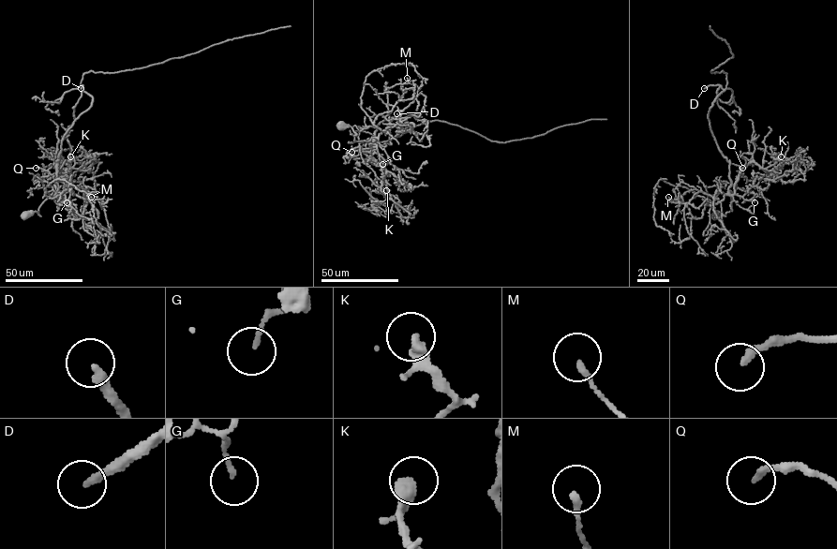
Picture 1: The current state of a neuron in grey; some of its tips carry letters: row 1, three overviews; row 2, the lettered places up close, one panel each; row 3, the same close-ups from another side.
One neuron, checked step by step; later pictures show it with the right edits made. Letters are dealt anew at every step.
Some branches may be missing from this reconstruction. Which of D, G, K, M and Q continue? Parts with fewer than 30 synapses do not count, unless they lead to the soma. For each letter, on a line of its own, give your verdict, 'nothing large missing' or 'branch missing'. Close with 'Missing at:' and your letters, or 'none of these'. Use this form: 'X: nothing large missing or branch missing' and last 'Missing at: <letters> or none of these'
D: branch missing
G: nothing large missing
K: nothing large missing
M: nothing large missing
Q: nothing large missing
Missing at: D

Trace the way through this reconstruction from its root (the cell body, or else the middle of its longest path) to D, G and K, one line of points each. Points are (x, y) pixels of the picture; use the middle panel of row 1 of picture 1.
D: (342, 126), (351, 128), (354, 140), (368, 141), (383, 120), (403, 118), (404, 129), (396, 132), (396, 113)
G: (342, 126), (351, 128), (356, 134), (354, 140), (375, 139), (377, 151), (384, 160), (382, 164)
K: (342, 126), (351, 128), (354, 140), (377, 140), (372, 156), (386, 171), (380, 190), (386, 190)

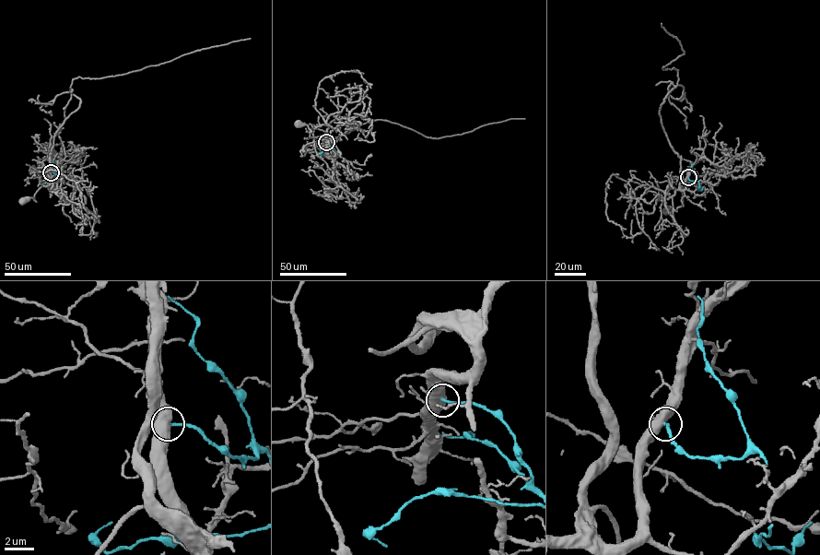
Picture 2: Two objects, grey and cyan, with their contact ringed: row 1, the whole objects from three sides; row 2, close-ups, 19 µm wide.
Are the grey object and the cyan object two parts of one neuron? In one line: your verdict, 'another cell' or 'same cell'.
another cell

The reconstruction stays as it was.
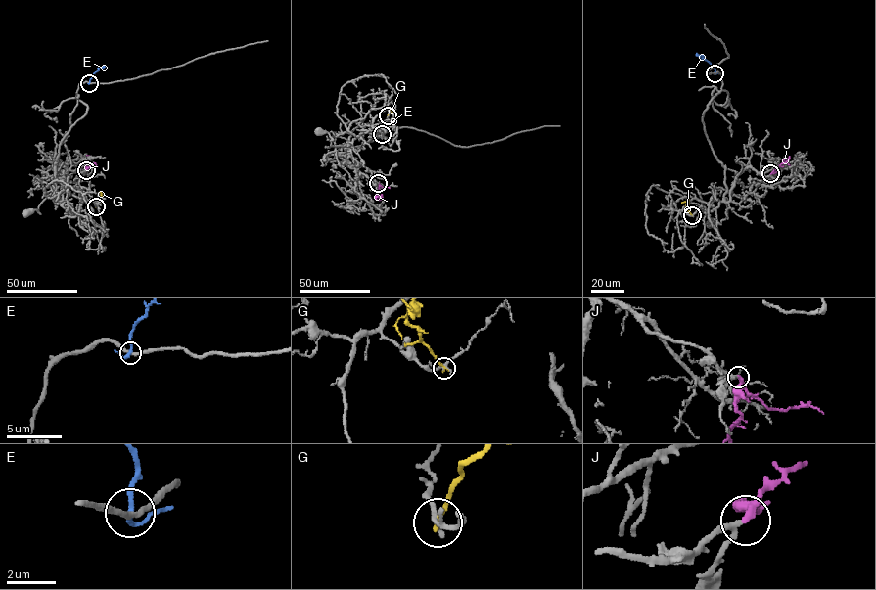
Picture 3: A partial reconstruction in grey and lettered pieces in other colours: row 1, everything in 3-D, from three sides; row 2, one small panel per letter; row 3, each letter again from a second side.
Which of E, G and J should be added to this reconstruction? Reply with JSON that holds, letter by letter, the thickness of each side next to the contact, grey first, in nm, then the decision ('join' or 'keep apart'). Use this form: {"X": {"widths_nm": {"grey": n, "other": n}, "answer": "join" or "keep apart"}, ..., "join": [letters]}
{"E": {"widths_nm": {"grey": 220, "other": 200}, "answer": "keep apart"}, "G": {"widths_nm": {"grey": 150, "other": 200}, "answer": "keep apart"}, "J": {"widths_nm": {"grey": 200, "other": 280}, "answer": "join"}, "join": ["J"]}

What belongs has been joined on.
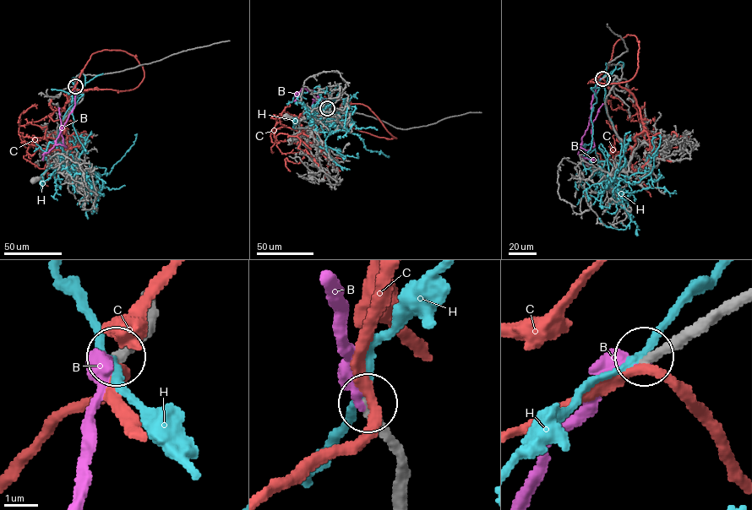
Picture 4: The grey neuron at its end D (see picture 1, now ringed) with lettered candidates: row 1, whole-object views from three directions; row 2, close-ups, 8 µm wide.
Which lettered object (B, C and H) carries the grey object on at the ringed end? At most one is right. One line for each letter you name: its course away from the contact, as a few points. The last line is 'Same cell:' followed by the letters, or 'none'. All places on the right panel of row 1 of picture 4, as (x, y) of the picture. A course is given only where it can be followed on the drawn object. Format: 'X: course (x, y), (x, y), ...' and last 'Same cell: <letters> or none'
B: course (602, 78), (595, 89), (589, 125), (580, 148), (588, 150), (594, 145), (592, 122), (598, 109), (605, 104)
Same cell: B

